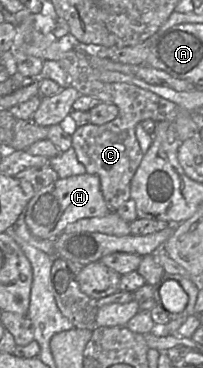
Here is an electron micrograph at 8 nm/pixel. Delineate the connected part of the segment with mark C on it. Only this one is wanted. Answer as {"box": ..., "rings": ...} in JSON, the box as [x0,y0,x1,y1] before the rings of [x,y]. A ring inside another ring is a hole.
{"box":[58,54,179,212],"rings":[[[84,54],[67,55],[66,58],[61,58],[58,60],[58,62],[61,65],[61,67],[64,69],[64,71],[67,73],[67,75],[69,76],[70,87],[75,88],[81,95],[97,98],[98,100],[100,100],[101,103],[111,103],[111,104],[114,104],[118,107],[118,110],[119,110],[118,115],[112,121],[107,122],[107,123],[102,124],[102,125],[95,125],[92,123],[82,125],[82,126],[78,127],[75,130],[75,132],[73,133],[73,135],[71,136],[72,137],[72,146],[71,147],[75,150],[78,161],[84,165],[87,174],[97,175],[99,177],[100,184],[101,184],[101,191],[102,191],[103,197],[105,199],[105,202],[106,202],[107,206],[109,207],[109,209],[111,210],[111,212],[116,212],[117,208],[119,208],[122,204],[124,204],[126,201],[128,201],[130,199],[130,197],[131,197],[131,194],[130,194],[131,181],[132,181],[139,165],[141,164],[143,157],[144,157],[144,153],[141,151],[139,142],[138,142],[138,140],[136,138],[136,134],[135,134],[135,128],[136,128],[137,124],[141,123],[142,121],[144,121],[146,119],[151,119],[155,122],[173,121],[179,113],[179,107],[174,102],[169,101],[167,99],[164,99],[164,98],[152,93],[151,91],[148,91],[146,89],[142,89],[142,88],[137,87],[135,85],[127,84],[127,83],[106,83],[104,81],[98,79],[98,77],[97,77],[98,71],[108,71],[108,70],[98,70],[98,69],[92,67],[88,62],[88,57]]]}

